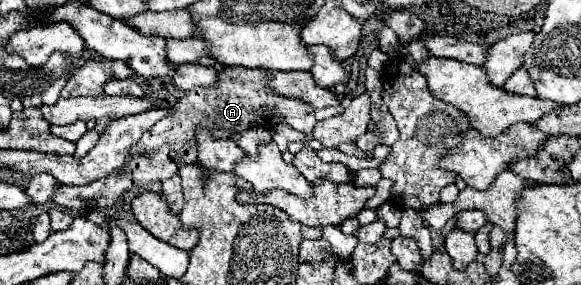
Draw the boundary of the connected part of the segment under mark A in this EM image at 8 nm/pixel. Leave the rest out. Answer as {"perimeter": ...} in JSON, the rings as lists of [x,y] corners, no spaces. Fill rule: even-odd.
{"perimeter":[[[226,66],[224,70],[218,72],[216,86],[190,90],[186,96],[180,98],[180,102],[176,102],[172,116],[156,122],[148,132],[144,132],[140,142],[132,146],[130,162],[124,168],[114,170],[106,178],[100,178],[86,186],[60,186],[58,194],[52,200],[58,206],[70,208],[70,210],[84,210],[88,206],[108,208],[132,188],[140,188],[156,180],[160,182],[168,180],[178,174],[180,160],[190,164],[196,162],[198,146],[196,146],[194,132],[198,128],[210,130],[212,138],[232,138],[232,140],[236,136],[242,136],[248,128],[276,126],[276,124],[288,124],[294,130],[310,134],[316,122],[314,108],[298,98],[284,98],[274,92],[268,92],[265,88],[265,79],[268,78],[270,78],[270,72],[260,68]]]}

